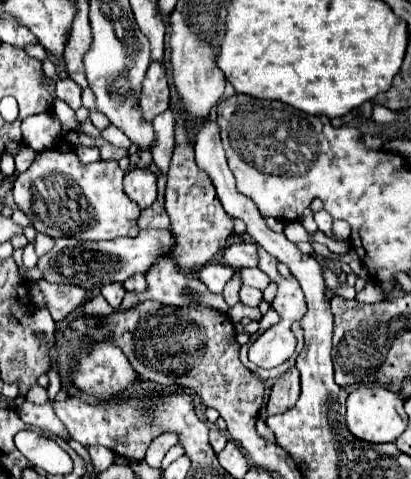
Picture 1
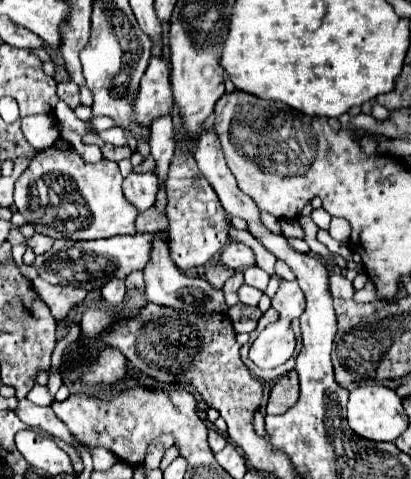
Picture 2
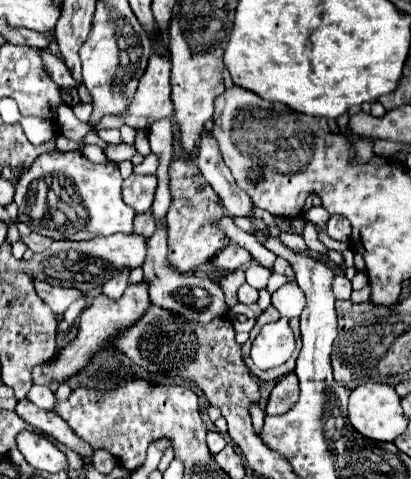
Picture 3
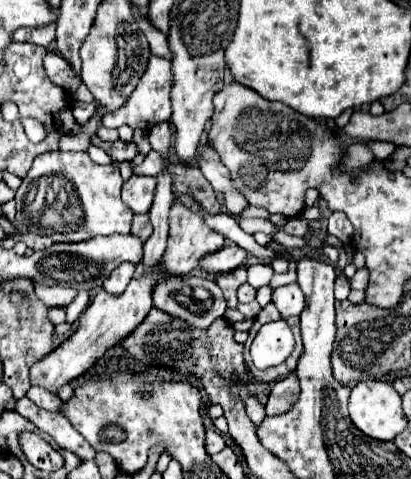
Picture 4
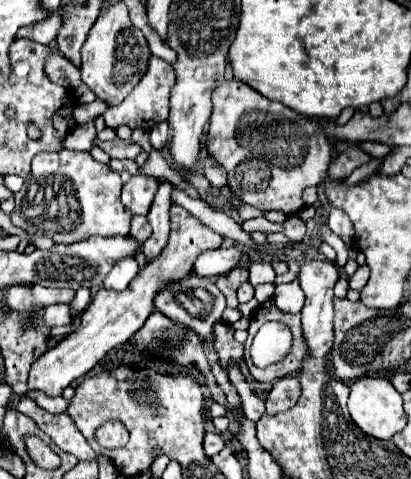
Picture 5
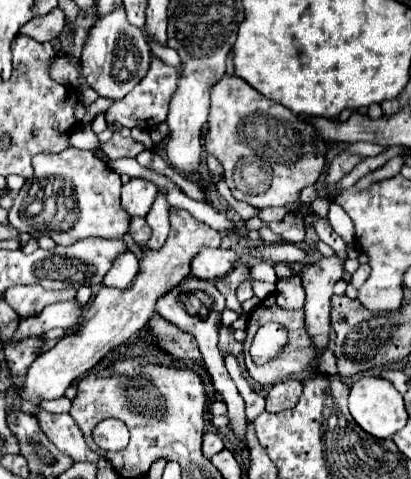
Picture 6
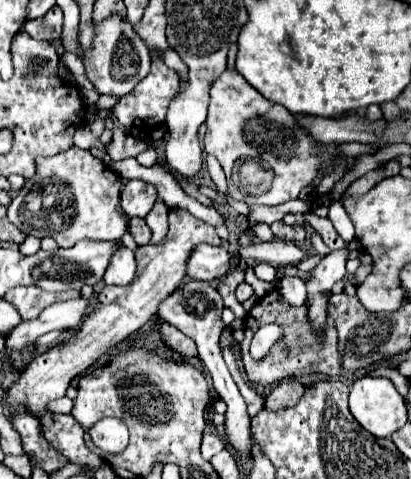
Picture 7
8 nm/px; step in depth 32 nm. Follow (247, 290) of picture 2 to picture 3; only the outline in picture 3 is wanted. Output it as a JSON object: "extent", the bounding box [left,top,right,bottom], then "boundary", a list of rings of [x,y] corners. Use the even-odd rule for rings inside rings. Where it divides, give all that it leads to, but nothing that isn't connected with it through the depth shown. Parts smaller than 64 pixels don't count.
{"extent":[238,284,258,304],"boundary":[[[242,284],[240,290],[238,290],[238,300],[240,300],[242,304],[252,304],[252,302],[258,300],[258,290],[254,290],[254,288],[248,286],[248,284]]]}

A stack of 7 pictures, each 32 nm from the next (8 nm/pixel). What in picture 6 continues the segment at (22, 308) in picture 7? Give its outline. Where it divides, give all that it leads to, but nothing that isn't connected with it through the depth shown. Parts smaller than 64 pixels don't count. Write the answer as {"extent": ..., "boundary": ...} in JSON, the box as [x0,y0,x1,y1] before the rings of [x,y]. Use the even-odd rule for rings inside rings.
{"extent":[4,284,76,318],"boundary":[[[38,284],[34,286],[20,286],[20,288],[8,288],[8,292],[4,294],[4,300],[22,316],[22,318],[32,318],[38,316],[48,304],[60,302],[60,300],[72,300],[76,298],[76,290],[74,288],[66,288],[66,290],[44,290]]]}

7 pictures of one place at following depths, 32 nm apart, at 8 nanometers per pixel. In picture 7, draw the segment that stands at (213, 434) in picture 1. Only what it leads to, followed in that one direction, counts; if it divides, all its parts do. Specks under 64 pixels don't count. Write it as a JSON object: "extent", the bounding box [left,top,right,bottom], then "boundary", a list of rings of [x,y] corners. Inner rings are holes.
{"extent":[202,434,224,460],"boundary":[[[204,434],[204,438],[202,438],[202,458],[204,458],[204,460],[210,460],[210,458],[216,456],[222,448],[224,448],[224,442],[222,442],[218,436],[214,436],[214,434]]]}

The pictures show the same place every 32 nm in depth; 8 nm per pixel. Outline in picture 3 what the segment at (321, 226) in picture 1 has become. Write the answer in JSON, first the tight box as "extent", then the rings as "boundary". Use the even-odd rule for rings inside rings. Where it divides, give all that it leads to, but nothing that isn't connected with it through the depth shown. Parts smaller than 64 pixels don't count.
{"extent":[304,206,330,226],"boundary":[[[312,206],[310,210],[306,210],[306,212],[304,212],[304,218],[306,218],[308,222],[314,222],[314,224],[318,224],[318,226],[324,226],[324,224],[328,222],[330,214],[328,214],[322,206],[320,206],[320,208]]]}

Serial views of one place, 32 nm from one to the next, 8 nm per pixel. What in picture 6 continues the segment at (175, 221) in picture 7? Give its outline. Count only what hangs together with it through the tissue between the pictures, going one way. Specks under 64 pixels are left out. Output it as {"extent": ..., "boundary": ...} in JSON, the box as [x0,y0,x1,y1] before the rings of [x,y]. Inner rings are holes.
{"extent":[14,208,220,408],"boundary":[[[170,208],[170,234],[164,246],[160,250],[140,250],[140,270],[128,288],[100,288],[94,302],[84,310],[84,322],[80,328],[74,334],[64,336],[48,352],[42,352],[28,368],[22,386],[14,388],[14,394],[20,400],[30,400],[36,408],[40,408],[42,400],[62,398],[74,378],[88,372],[100,358],[106,356],[108,350],[124,344],[146,326],[146,322],[156,314],[156,302],[188,276],[190,260],[200,246],[220,246],[220,234],[192,218],[188,212]]]}

